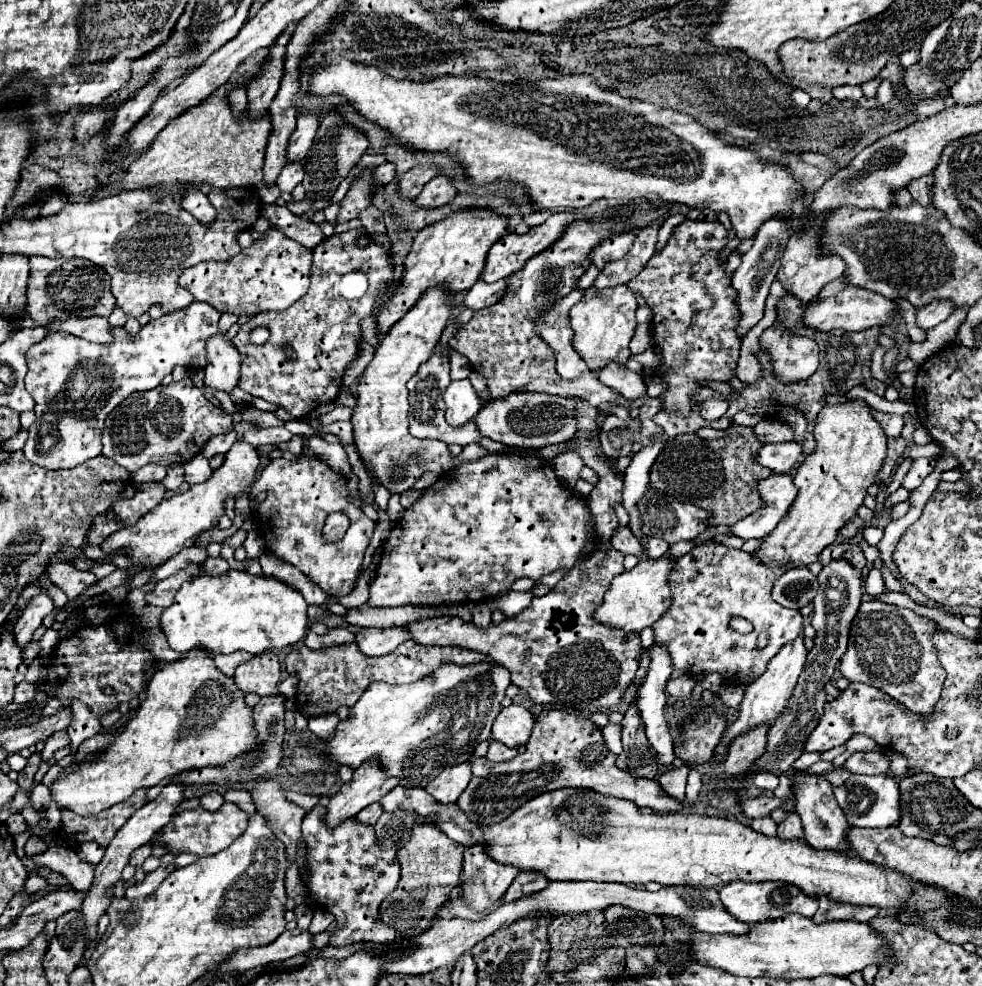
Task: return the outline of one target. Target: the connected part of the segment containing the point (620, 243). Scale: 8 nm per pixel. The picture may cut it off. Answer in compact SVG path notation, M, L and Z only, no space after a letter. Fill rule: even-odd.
M625 232L625 234L619 234L619 236L611 236L607 238L601 246L597 246L591 254L591 260L597 268L603 268L605 264L613 262L613 260L619 260L623 258L623 254L629 252L631 244L635 240L635 234L633 232Z

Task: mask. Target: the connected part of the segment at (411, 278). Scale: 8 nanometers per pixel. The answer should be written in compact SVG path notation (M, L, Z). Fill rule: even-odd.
M463 208L463 210L455 210L451 212L447 218L439 220L439 222L433 222L425 228L421 228L415 236L415 242L411 246L411 252L407 254L405 258L405 274L403 274L403 284L399 286L399 290L393 294L391 300L387 300L383 306L381 306L381 314L377 318L377 326L381 330L381 334L387 334L389 328L401 320L405 316L405 312L419 300L419 296L431 288L431 286L437 286L437 284L445 284L451 292L461 292L461 290L467 290L471 288L483 274L483 268L485 268L485 260L487 260L487 252L489 248L507 232L507 226L509 226L509 216L501 216L497 214L495 210L491 208Z

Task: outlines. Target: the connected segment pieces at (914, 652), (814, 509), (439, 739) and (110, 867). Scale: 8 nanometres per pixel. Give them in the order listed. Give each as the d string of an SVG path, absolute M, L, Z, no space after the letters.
M865 598L851 624L849 648L839 662L841 674L851 682L871 684L917 714L929 714L939 700L945 670L937 660L931 634L935 622L915 614L909 608Z
M847 400L843 404L835 404L835 406L823 406L823 410L817 416L817 424L813 428L813 436L815 436L815 450L813 454L809 454L805 458L805 462L799 466L793 482L799 492L795 498L795 502L791 504L787 516L779 522L779 526L763 538L761 548L755 552L755 556L759 556L765 564L787 564L793 562L795 566L803 566L803 564L811 564L817 562L819 552L833 544L837 538L839 528L849 522L857 510L863 506L863 500L867 496L867 488L873 486L877 482L877 474L883 466L883 460L887 456L887 436L881 428L881 424L873 418L873 408L861 400Z
M495 662L483 664L441 664L431 676L417 680L413 684L385 684L373 682L363 692L361 700L349 710L349 718L339 722L335 734L327 740L329 748L325 754L335 764L349 764L357 768L361 762L377 756L387 772L397 776L401 786L425 788L445 766L457 766L473 758L473 750L479 742L491 736L491 724L501 710L505 690L511 684L505 666Z
M177 780L177 782L169 782L167 786L161 788L161 794L159 794L155 800L151 800L151 802L147 802L143 808L139 808L139 812L135 812L135 814L131 816L131 820L127 820L127 824L123 824L123 828L119 828L119 832L115 834L113 842L107 846L103 860L101 860L99 866L95 868L95 880L93 880L91 888L85 892L83 906L81 906L81 910L79 910L81 916L83 916L83 920L85 920L87 946L91 946L91 942L93 942L95 936L97 936L97 922L99 922L99 918L105 914L107 904L111 904L113 888L115 888L115 884L121 880L121 870L125 868L125 864L127 864L127 860L129 860L129 854L131 854L135 848L147 844L147 842L153 838L153 834L155 834L157 830L161 830L161 828L171 820L171 816L175 814L175 810L177 810L179 804L183 802L183 796L185 796L183 784L179 784L179 780Z

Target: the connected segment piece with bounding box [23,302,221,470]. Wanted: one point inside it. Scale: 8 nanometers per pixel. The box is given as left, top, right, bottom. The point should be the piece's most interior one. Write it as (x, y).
(75, 384)

